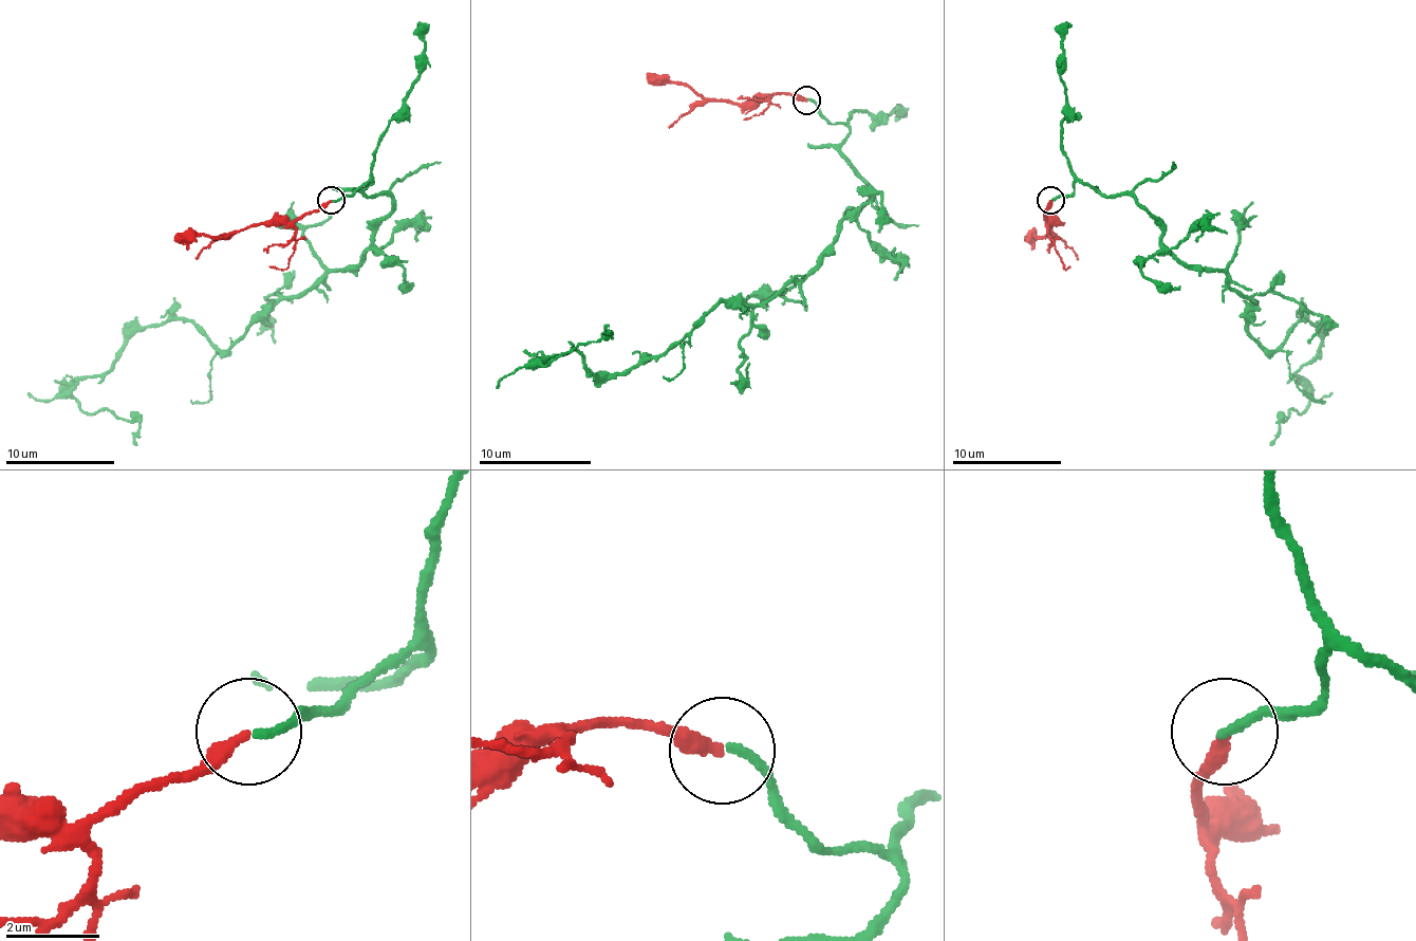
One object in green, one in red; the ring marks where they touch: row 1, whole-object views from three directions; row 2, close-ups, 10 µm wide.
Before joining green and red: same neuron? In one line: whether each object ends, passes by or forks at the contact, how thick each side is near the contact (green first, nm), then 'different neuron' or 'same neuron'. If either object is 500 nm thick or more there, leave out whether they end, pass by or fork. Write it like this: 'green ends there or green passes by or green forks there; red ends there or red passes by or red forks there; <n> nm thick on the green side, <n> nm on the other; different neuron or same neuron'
green ends there; red ends there; 170 nm thick on the green side, 300 nm on the other; same neuron

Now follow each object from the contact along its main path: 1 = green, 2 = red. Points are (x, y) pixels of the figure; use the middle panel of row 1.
1: (808, 99), (848, 127), (871, 191), (817, 264), (612, 374), (573, 349), (542, 363), (603, 324)
2: (806, 99), (792, 93), (719, 102), (685, 85), (654, 82), (646, 74)

